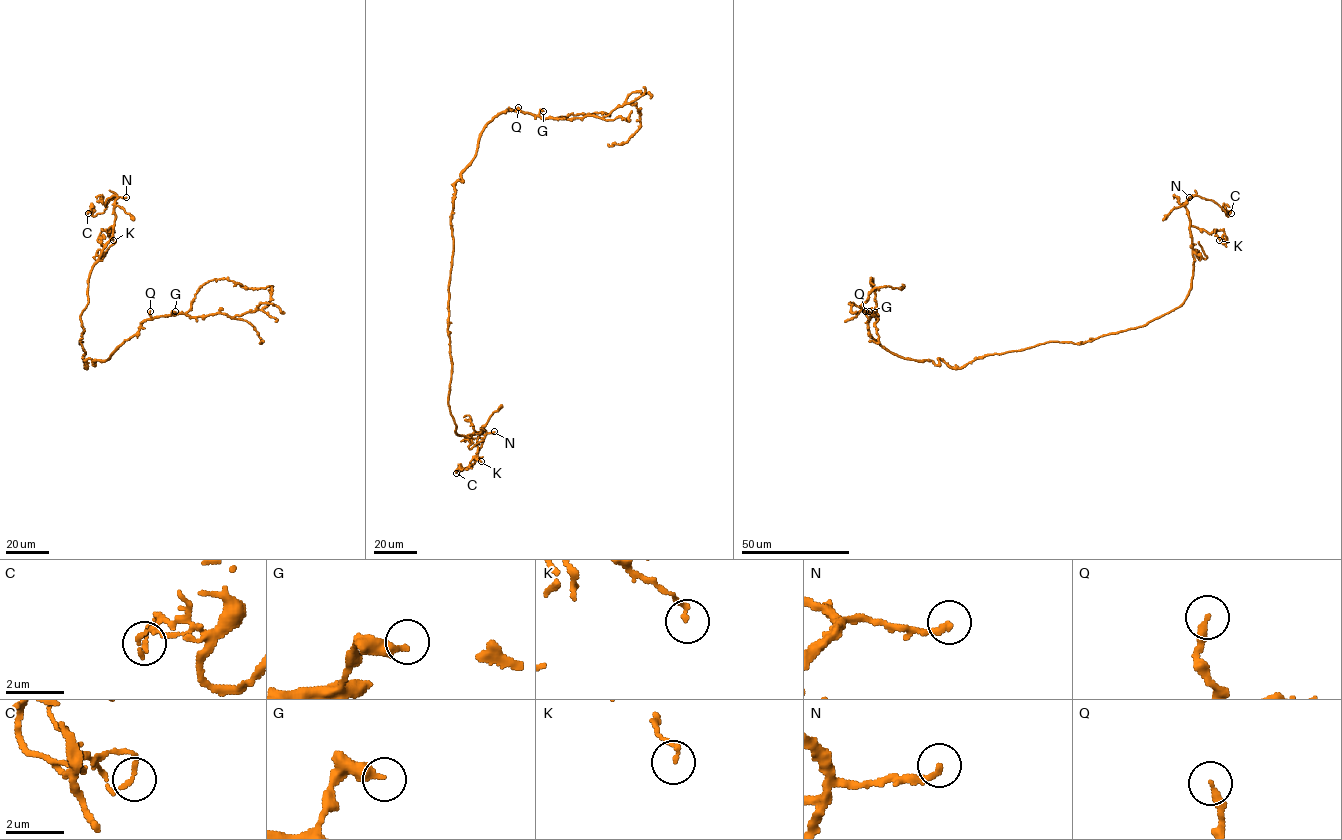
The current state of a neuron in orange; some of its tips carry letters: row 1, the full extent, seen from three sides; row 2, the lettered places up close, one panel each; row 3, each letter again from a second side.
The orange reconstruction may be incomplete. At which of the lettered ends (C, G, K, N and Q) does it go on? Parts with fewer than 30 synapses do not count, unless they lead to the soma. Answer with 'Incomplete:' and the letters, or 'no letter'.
Incomplete: no letter

